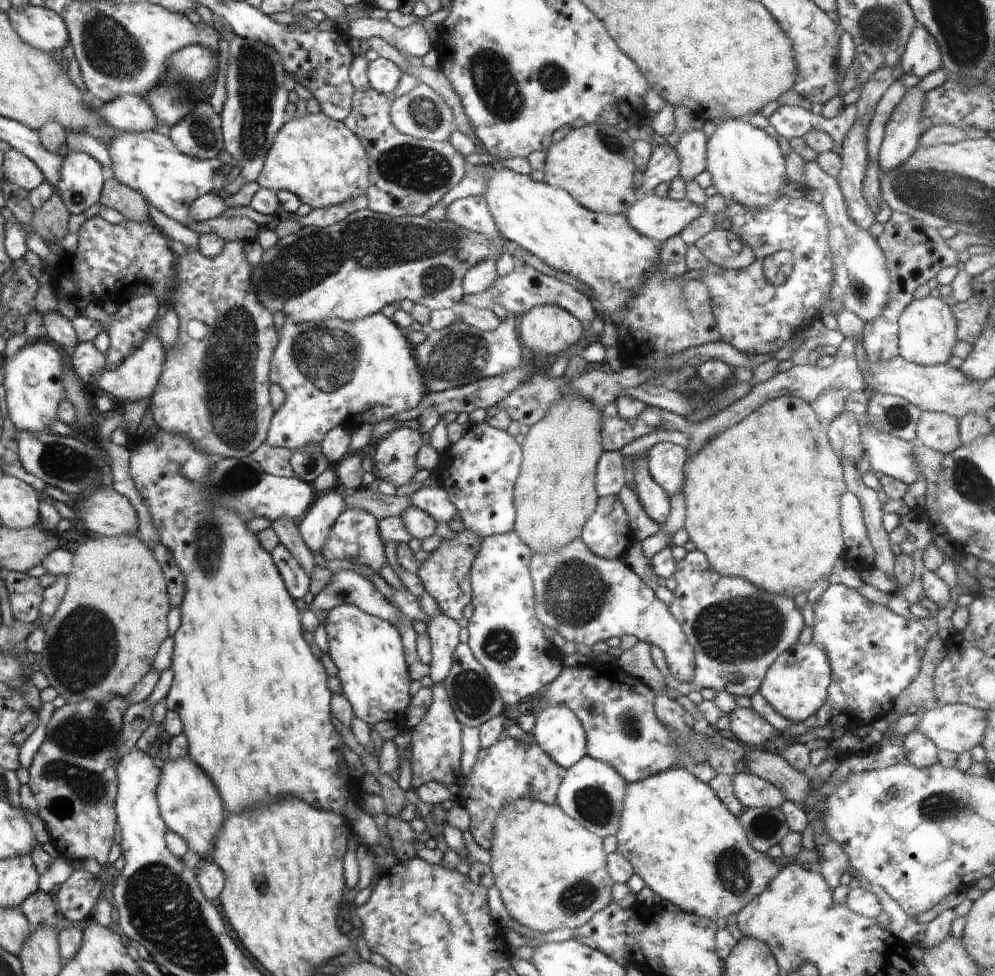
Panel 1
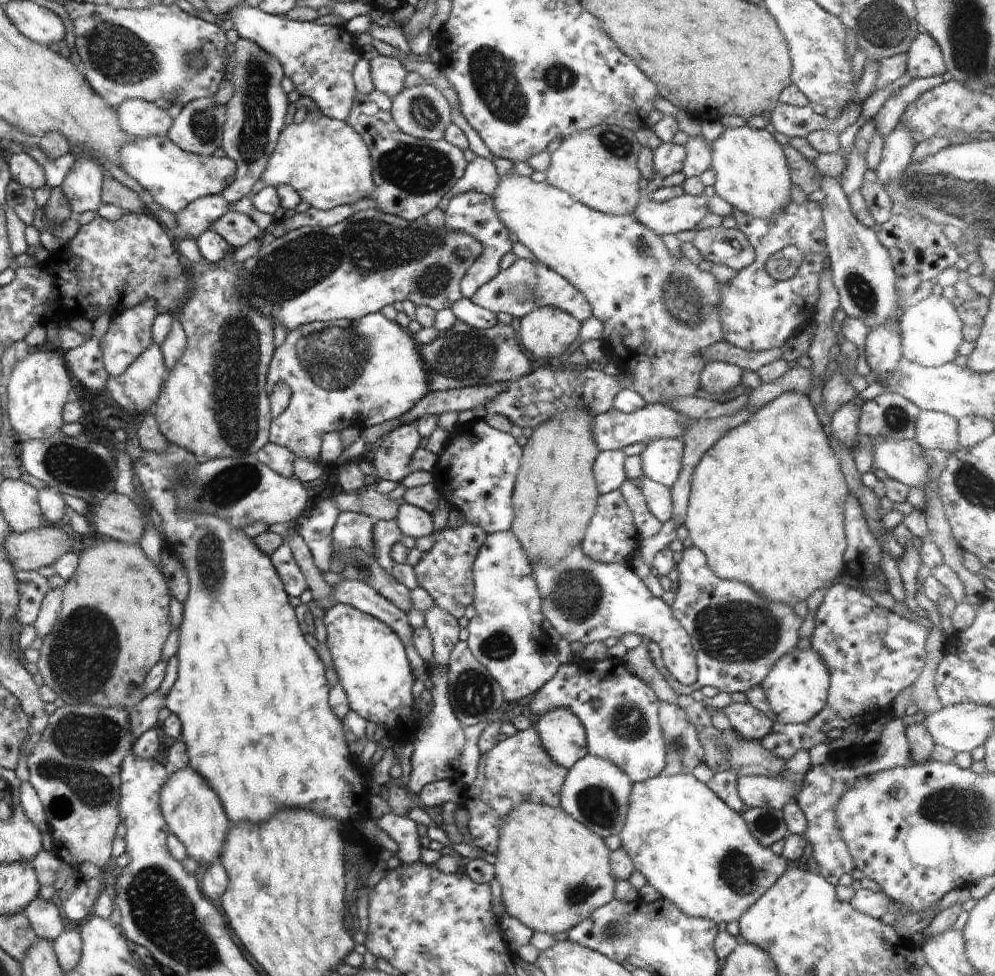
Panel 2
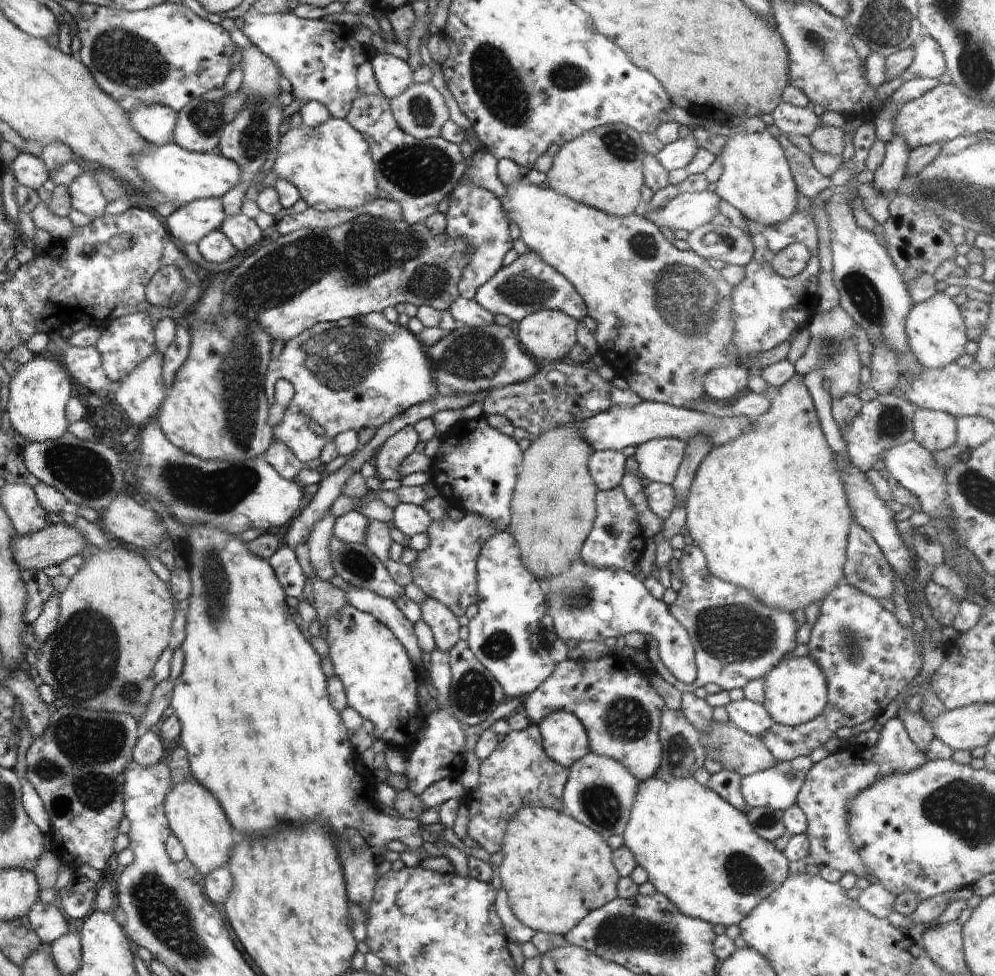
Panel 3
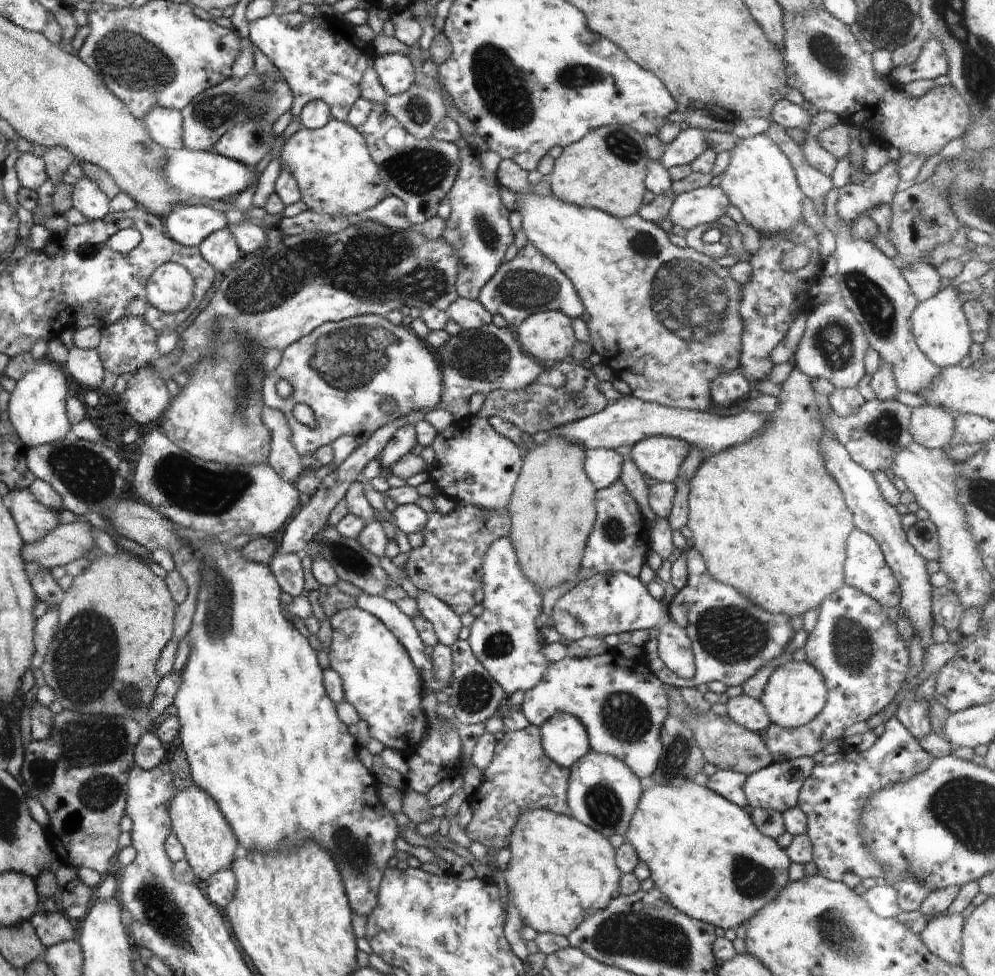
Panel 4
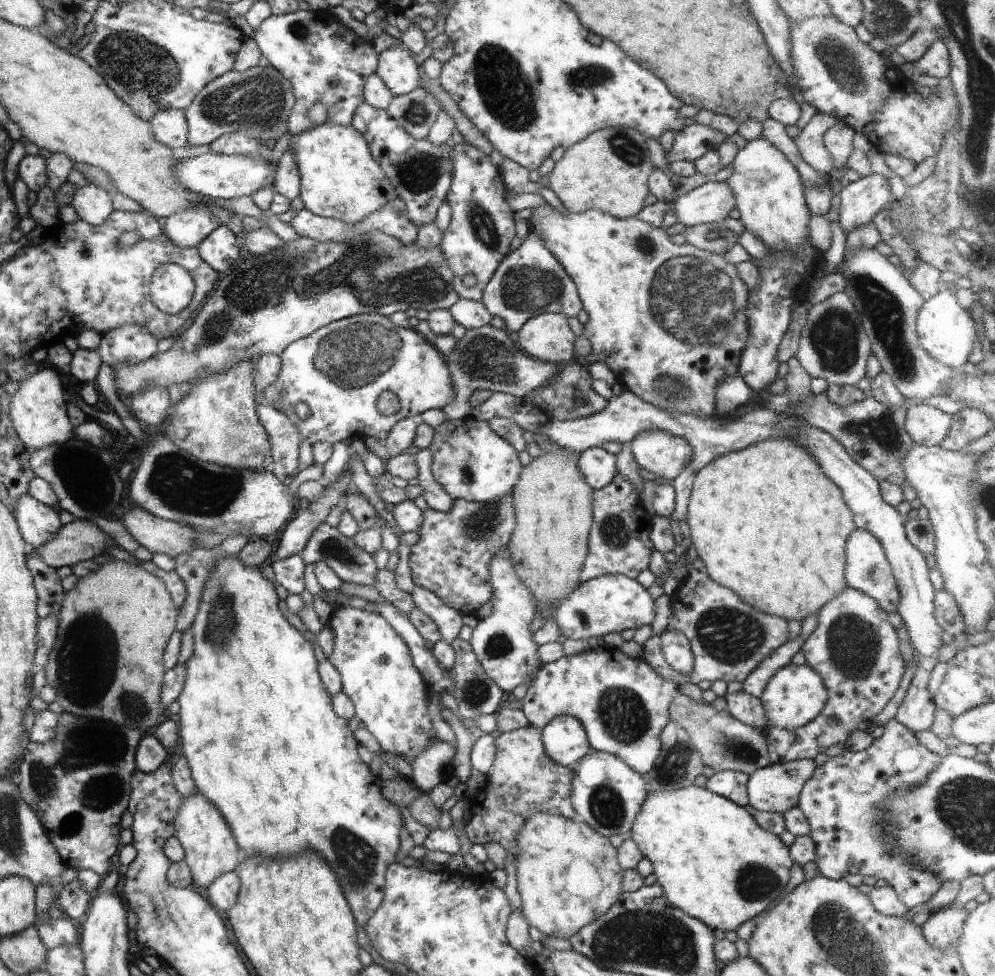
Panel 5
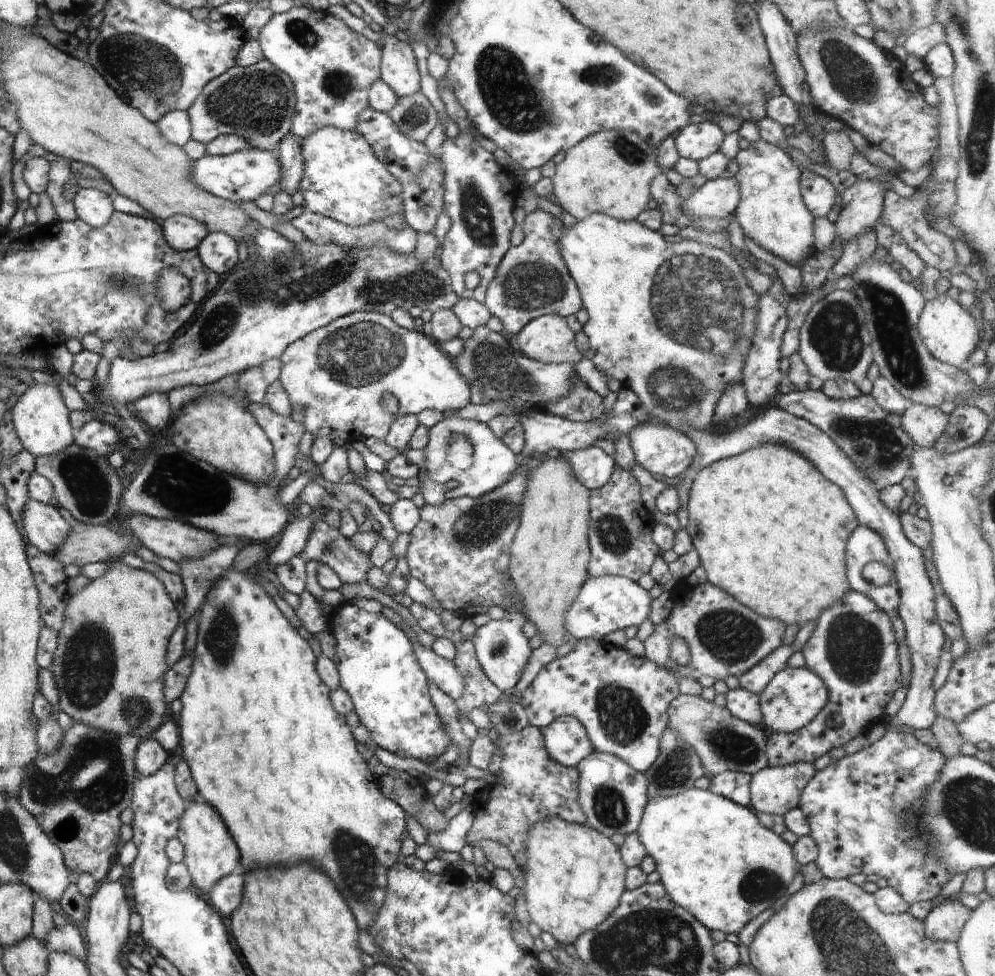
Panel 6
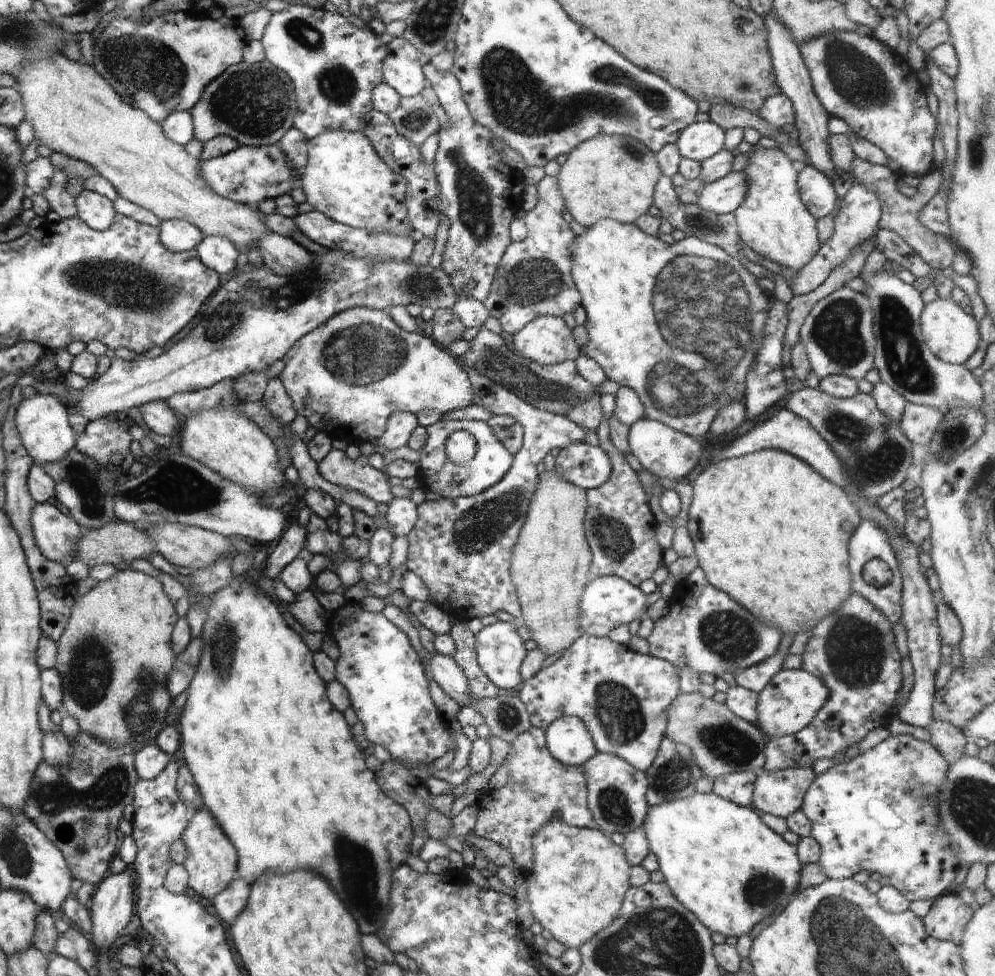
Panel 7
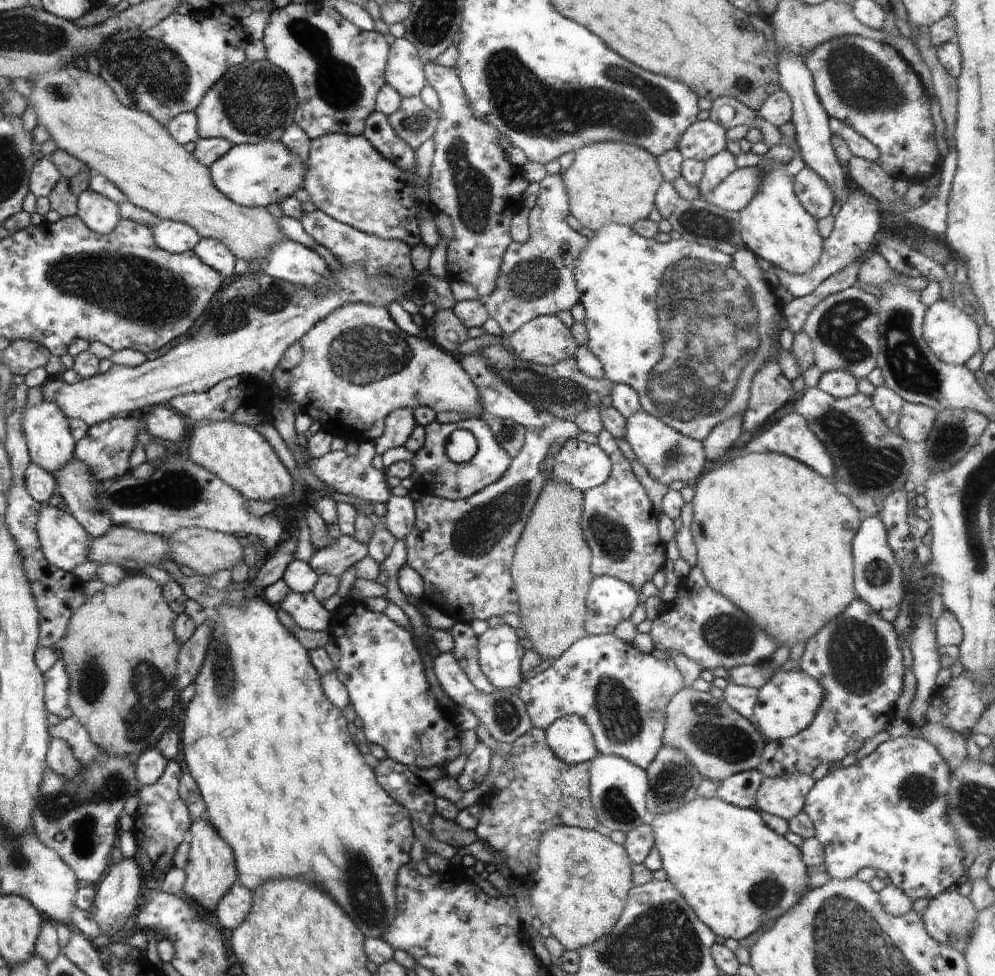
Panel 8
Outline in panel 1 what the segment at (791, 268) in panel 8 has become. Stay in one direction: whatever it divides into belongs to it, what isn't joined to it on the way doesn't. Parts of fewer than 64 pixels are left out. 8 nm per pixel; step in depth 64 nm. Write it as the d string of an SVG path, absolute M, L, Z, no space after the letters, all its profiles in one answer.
M732 117L726 118L723 124L716 126L716 131L707 140L706 171L712 178L713 185L718 194L726 201L766 210L783 193L780 191L788 184L785 170L785 156L782 154L778 142L775 141L764 129L753 127L749 122Z

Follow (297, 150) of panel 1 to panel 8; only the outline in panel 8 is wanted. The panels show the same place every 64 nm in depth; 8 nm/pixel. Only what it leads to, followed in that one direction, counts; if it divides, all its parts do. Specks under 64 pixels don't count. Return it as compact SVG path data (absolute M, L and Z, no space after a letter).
M327 134L311 140L309 157L307 158L307 173L304 177L304 188L310 195L310 201L318 210L325 212L333 219L353 226L362 232L374 234L384 240L399 240L405 242L411 250L421 243L421 234L417 221L417 207L427 190L422 185L415 185L413 176L389 160L386 160L364 138L364 135Z

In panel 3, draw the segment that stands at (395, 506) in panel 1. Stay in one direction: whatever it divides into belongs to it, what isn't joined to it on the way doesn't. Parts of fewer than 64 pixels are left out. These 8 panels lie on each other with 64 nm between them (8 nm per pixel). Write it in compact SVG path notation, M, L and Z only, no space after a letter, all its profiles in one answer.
M342 494L334 500L330 510L332 510L332 514L334 514L334 519L354 511L360 512L369 520L376 520L384 523L392 522L394 516L394 510L386 506L378 495L372 498L370 494L364 496L364 500L358 500L358 498L354 500L354 498Z

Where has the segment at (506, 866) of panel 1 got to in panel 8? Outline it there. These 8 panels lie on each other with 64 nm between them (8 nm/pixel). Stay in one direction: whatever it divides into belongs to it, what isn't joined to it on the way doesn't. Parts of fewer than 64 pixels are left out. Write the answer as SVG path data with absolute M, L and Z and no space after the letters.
M560 825L546 831L540 839L540 844L537 850L537 864L538 868L531 880L531 893L530 900L534 911L538 918L550 928L552 935L554 935L565 950L578 950L579 948L591 945L595 943L601 936L607 935L613 926L618 922L622 911L625 909L627 903L627 896L631 886L633 885L633 864L629 859L628 853L621 844L616 844L610 837L609 834L602 834L602 832L593 831L590 829L583 829L580 827L567 827L566 825Z

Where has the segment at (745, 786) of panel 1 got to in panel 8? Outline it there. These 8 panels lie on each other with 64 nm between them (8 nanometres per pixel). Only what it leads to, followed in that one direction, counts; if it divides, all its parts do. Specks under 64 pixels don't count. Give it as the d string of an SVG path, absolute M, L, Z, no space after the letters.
M802 773L763 777L755 796L756 810L789 821L803 810L806 795L815 781Z

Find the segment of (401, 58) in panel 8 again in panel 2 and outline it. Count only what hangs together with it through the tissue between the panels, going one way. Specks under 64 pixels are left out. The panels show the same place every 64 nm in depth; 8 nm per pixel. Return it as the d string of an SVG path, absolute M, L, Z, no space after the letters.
M379 55L369 64L375 90L386 94L390 99L405 90L404 80L407 72L397 59Z

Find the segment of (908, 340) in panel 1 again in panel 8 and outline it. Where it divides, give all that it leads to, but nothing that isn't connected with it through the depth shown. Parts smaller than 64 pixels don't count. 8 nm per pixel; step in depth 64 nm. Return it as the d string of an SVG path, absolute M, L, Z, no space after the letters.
M938 300L928 306L924 322L923 337L930 350L949 365L964 365L979 350L979 326L964 311L963 304Z

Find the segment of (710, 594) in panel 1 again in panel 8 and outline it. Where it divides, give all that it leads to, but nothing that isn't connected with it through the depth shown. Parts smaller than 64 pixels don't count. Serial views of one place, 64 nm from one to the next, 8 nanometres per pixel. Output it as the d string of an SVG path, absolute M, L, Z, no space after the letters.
M698 566L692 567L689 574L679 581L677 596L668 604L666 610L660 612L652 620L649 634L652 636L655 649L668 653L670 658L674 653L687 656L689 659L699 662L703 669L709 671L711 668L719 666L729 671L735 666L762 664L778 648L775 640L757 627L743 610L732 604L723 594L712 590Z

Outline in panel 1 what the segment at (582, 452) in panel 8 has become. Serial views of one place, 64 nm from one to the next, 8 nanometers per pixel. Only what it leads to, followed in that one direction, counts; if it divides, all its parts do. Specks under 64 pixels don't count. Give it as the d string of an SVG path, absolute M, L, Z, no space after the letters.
M604 451L600 456L595 471L595 488L599 498L617 496L625 485L630 484L624 458L620 451Z

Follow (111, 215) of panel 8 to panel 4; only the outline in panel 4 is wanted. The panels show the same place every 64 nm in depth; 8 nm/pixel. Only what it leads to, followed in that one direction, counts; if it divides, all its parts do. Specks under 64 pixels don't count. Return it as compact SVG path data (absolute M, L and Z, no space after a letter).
M86 175L73 185L72 208L81 212L88 221L97 221L110 214L111 199Z

